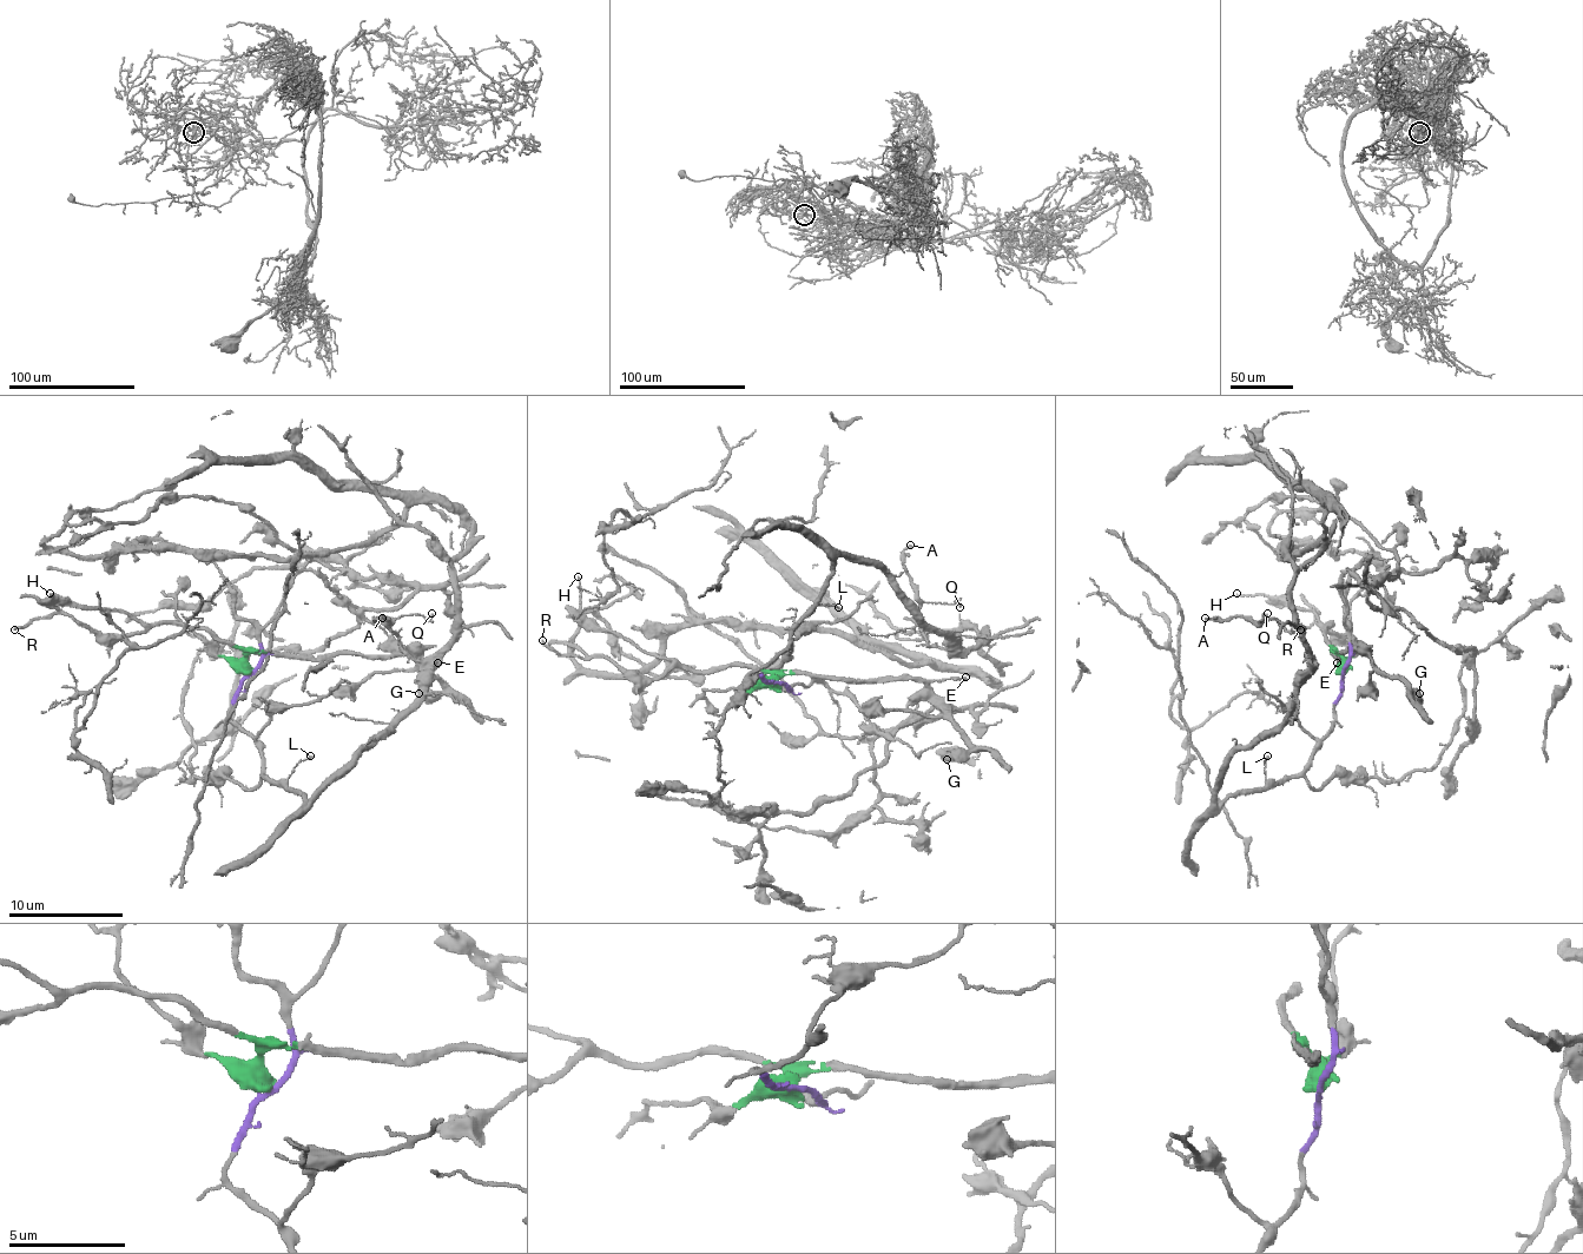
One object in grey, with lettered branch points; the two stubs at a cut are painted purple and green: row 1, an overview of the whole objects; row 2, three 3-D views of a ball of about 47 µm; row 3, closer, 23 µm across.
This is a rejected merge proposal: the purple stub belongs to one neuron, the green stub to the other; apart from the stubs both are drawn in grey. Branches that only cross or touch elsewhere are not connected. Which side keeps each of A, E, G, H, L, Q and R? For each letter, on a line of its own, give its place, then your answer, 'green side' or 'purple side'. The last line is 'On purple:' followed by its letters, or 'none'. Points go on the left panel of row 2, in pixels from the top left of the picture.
A: place (382, 618); purple side
E: place (437, 662); green side
G: place (419, 693); green side
H: place (50, 593); green side
L: place (310, 756); purple side
Q: place (431, 613); purple side
R: place (14, 629); green side
On purple: A, L, Q

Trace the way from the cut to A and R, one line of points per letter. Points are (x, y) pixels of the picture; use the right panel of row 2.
A: (1343, 673), (1313, 759), (1219, 803), (1219, 769), (1281, 723), (1311, 667), (1277, 621), (1204, 619)
R: (1343, 673), (1343, 655), (1325, 629), (1331, 625), (1339, 635), (1333, 635), (1317, 613), (1317, 619), (1299, 629)

